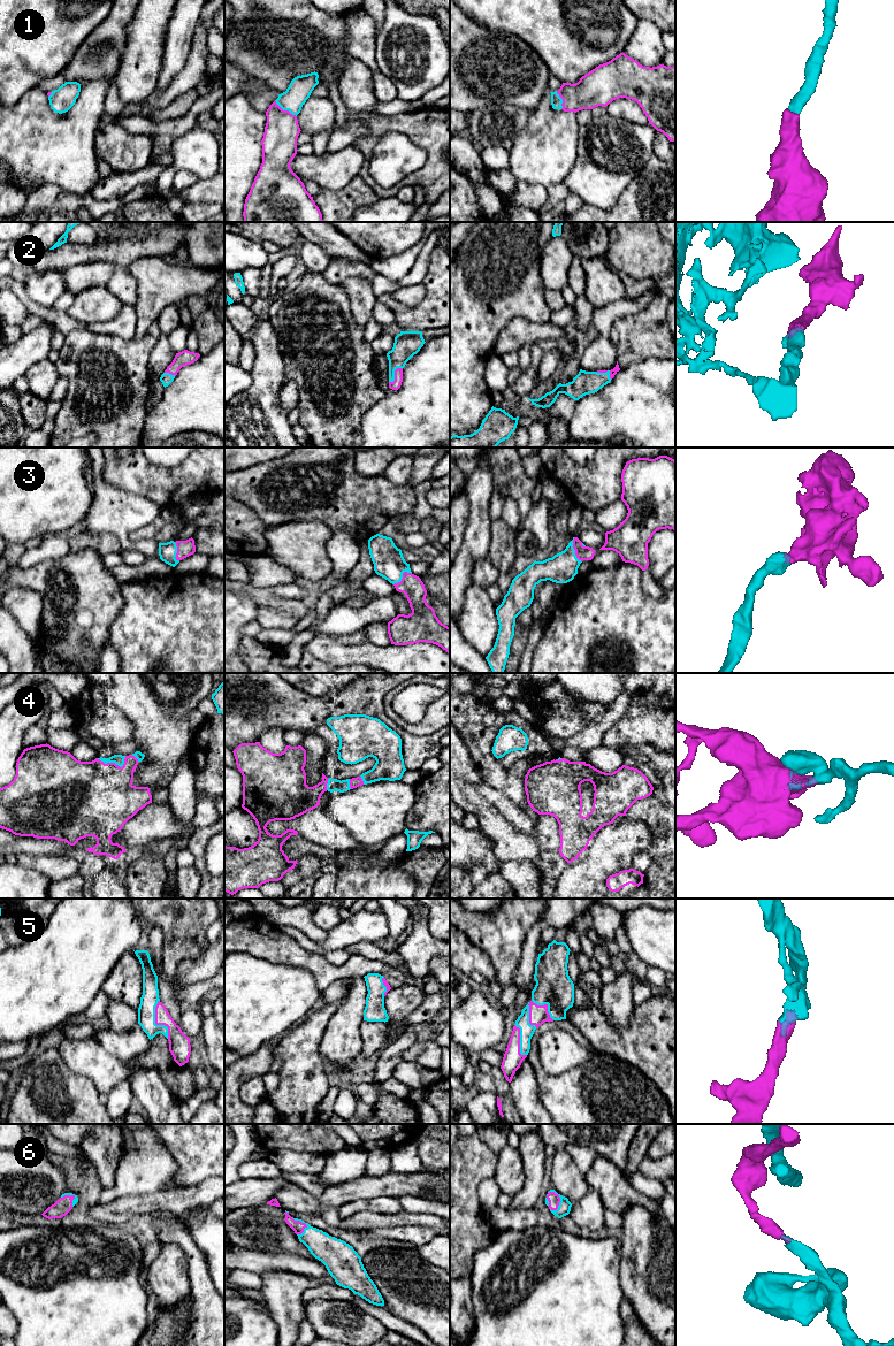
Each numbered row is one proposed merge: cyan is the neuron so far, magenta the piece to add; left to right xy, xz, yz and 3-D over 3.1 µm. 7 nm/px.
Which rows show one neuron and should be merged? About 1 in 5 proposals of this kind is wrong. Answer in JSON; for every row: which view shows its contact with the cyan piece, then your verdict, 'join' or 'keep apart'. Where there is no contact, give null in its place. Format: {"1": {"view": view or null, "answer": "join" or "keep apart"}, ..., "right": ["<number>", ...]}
{"1": {"view": "xz", "answer": "join"}, "2": {"view": "xz", "answer": "join"}, "3": {"view": "yz", "answer": "join"}, "4": {"view": "xy", "answer": "join"}, "5": {"view": "xy", "answer": "join"}, "6": {"view": "yz", "answer": "join"}, "right": ["1", "2", "3", "4", "5", "6"]}

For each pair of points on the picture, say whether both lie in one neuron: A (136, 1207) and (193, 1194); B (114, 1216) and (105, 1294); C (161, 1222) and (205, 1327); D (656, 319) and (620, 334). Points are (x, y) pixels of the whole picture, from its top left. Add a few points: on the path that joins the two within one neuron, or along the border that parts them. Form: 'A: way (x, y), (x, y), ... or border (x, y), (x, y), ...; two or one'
A: way (150, 1202), (180, 1200); one
B: border (99, 1221), (124, 1226); two
C: way (188, 1247), (197, 1261), (205, 1300); one
D: way (647, 328), (641, 334), (629, 334); one

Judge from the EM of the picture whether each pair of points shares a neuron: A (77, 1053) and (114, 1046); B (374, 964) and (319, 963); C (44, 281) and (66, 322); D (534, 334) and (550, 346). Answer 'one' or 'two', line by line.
A: two
B: one
C: two
D: two

